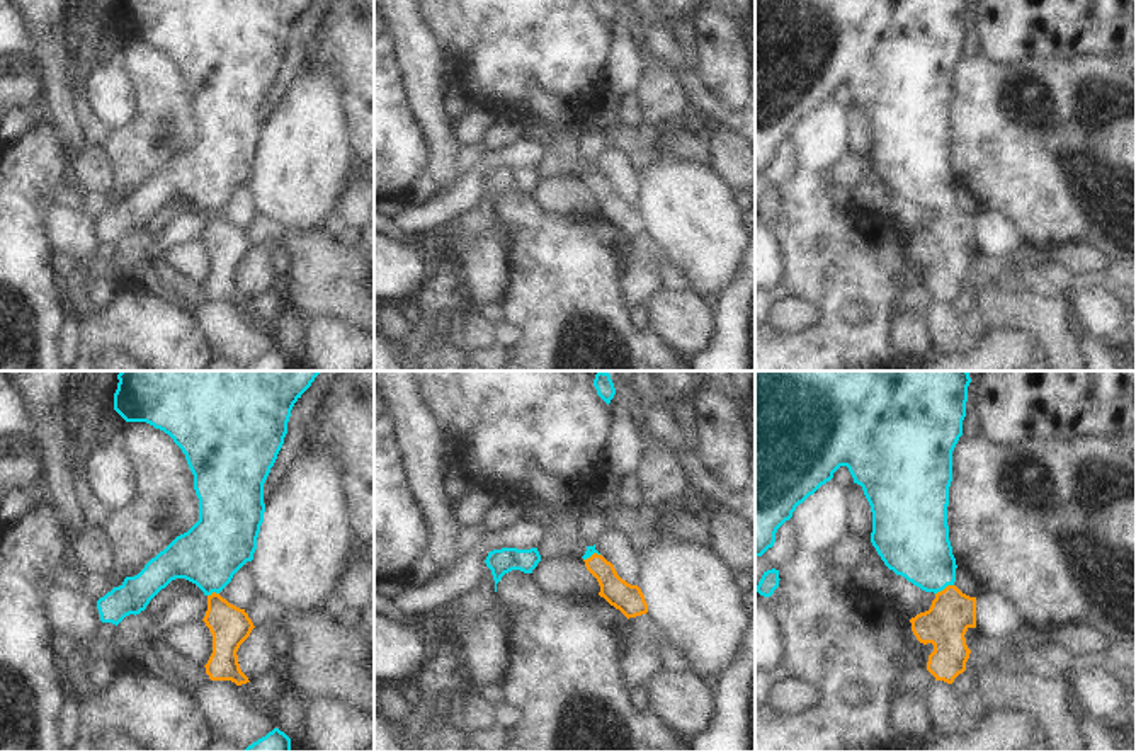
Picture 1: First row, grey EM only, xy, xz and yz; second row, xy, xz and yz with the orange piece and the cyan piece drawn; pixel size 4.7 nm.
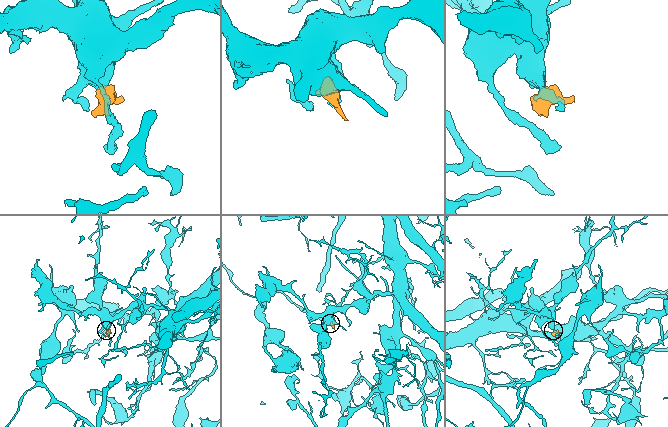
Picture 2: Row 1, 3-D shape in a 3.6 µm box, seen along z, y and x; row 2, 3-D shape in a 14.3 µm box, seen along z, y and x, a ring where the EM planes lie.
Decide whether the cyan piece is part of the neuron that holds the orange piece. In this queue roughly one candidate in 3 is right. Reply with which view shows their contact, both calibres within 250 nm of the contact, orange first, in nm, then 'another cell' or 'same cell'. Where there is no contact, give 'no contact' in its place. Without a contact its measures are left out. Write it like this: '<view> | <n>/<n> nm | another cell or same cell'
yz | 220/320 nm | same cell

